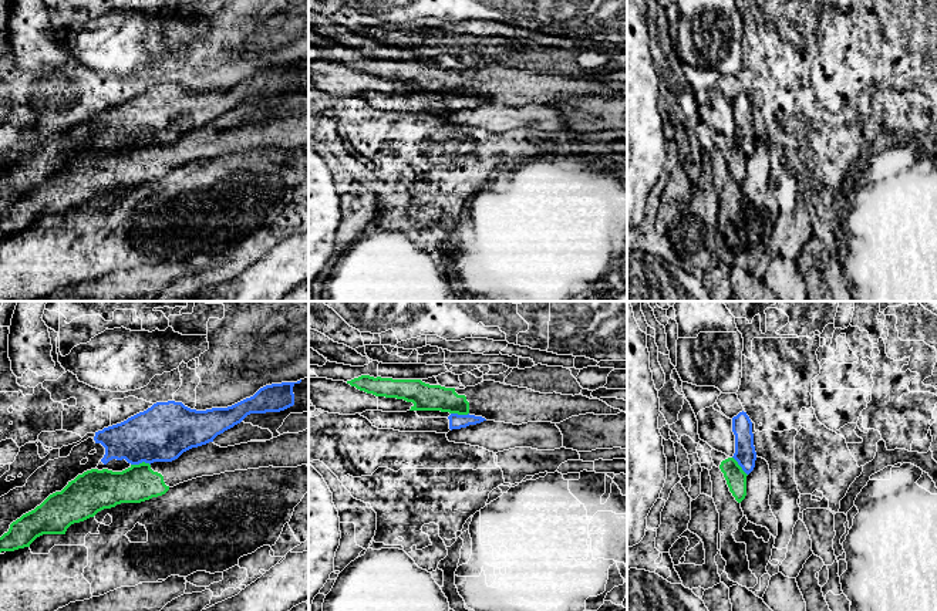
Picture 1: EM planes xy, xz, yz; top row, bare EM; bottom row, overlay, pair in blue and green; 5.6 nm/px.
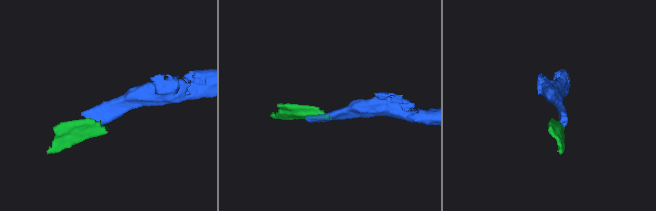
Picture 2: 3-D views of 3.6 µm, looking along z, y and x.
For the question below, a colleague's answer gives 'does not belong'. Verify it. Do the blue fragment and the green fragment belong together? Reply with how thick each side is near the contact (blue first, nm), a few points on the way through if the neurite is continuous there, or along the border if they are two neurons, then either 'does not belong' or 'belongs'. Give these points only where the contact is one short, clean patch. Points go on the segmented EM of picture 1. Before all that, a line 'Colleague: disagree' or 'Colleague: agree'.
Colleague: agree
320/220 nm | along xy (150, 463), (140, 462), (131, 465) | does not belong

